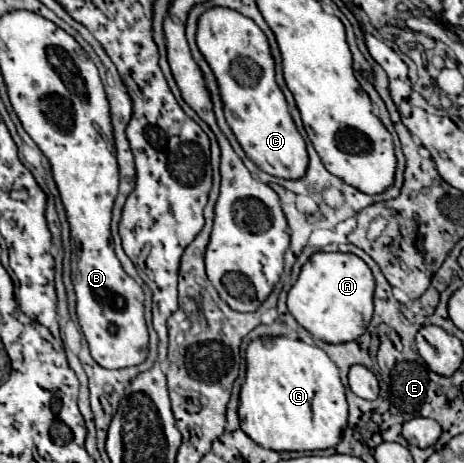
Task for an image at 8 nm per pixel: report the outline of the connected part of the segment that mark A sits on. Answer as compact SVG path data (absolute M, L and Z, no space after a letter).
M314 253L288 293L288 311L314 337L324 343L358 339L374 313L374 277L368 265L352 253Z

